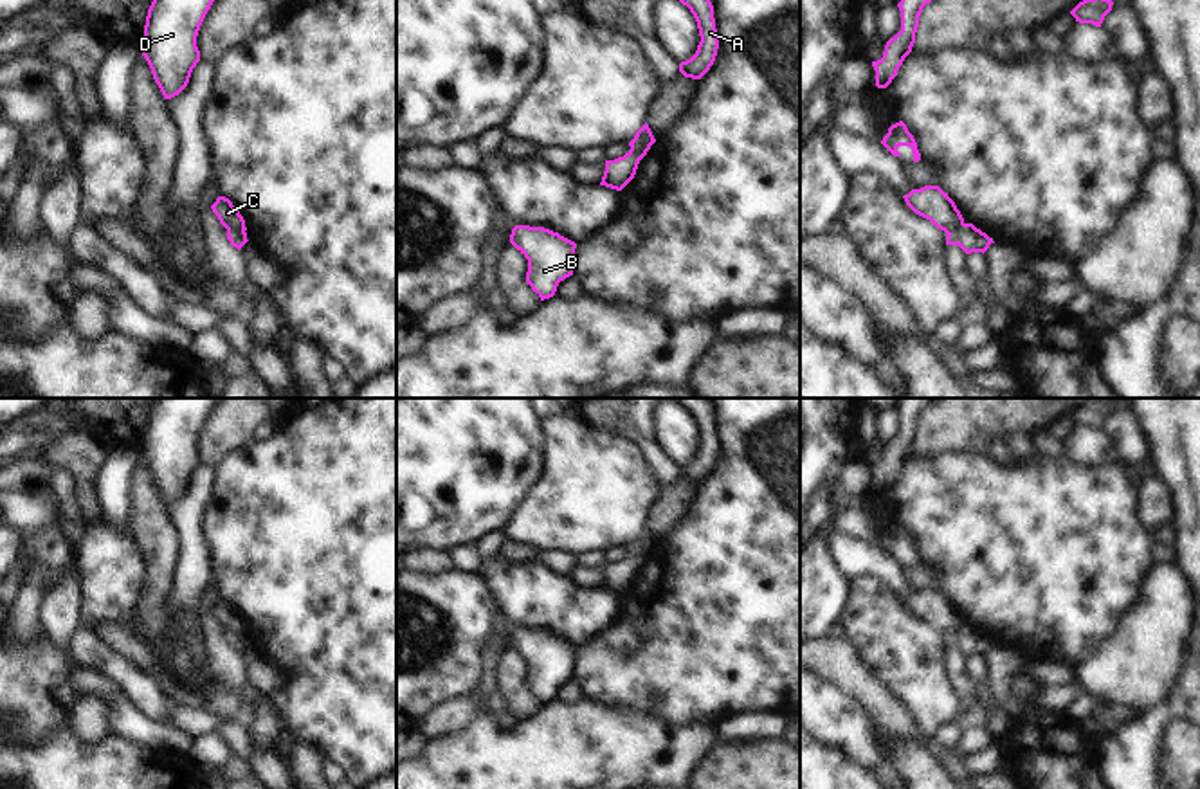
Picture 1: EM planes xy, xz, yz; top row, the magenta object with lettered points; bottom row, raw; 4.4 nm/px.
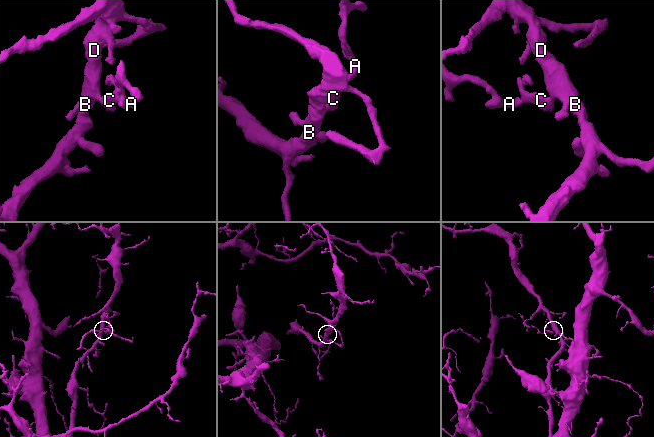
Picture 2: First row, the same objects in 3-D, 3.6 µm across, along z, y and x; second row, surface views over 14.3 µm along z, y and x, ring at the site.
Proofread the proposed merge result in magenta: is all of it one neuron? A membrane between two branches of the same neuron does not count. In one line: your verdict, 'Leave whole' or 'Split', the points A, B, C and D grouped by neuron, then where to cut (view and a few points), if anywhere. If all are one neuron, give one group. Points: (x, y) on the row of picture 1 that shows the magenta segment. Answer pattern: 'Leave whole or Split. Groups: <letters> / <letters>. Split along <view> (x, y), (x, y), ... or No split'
Split. Groups: A C / B D. Split along xy (227, 229), (244, 233).

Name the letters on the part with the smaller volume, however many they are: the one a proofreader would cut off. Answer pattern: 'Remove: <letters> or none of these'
Remove: A, C

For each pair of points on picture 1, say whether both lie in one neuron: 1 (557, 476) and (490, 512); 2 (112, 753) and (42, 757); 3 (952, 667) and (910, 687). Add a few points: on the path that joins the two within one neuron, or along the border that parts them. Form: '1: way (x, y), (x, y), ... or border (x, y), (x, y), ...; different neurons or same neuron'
1: border (543, 453), (539, 478), (503, 528); different neurons
2: way (94, 757), (60, 757); same neuron
3: border (945, 649), (945, 674), (959, 699); different neurons

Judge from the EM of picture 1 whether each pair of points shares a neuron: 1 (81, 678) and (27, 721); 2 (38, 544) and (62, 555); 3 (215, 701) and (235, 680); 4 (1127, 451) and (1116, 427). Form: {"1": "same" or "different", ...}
{"1": "different", "2": "same", "3": "different", "4": "same"}

